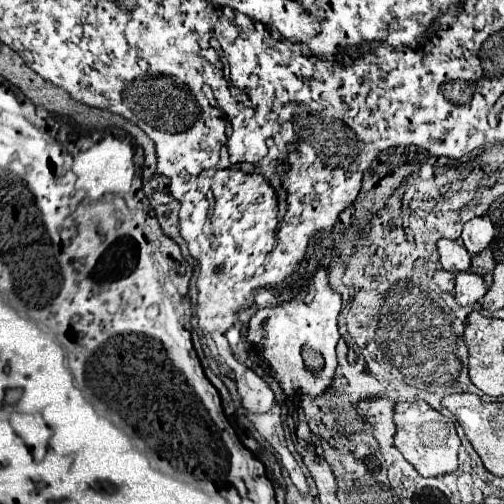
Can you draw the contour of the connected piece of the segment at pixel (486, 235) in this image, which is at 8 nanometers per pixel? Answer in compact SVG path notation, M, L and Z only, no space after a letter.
M474 217L470 219L466 225L464 225L464 231L462 231L462 243L464 247L470 251L470 253L480 253L484 251L490 241L494 237L494 225L490 219L486 217Z

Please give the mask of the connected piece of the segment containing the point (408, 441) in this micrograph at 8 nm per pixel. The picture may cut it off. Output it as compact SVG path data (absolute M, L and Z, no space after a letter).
M402 401L394 407L396 435L394 445L404 455L404 459L424 477L452 473L458 467L460 439L456 435L454 423L434 411L426 401Z

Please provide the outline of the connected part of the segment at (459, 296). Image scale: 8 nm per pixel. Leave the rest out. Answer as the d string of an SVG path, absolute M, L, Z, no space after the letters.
M470 271L456 275L456 289L454 297L458 305L472 305L478 303L486 293L486 283L480 275L474 275Z

